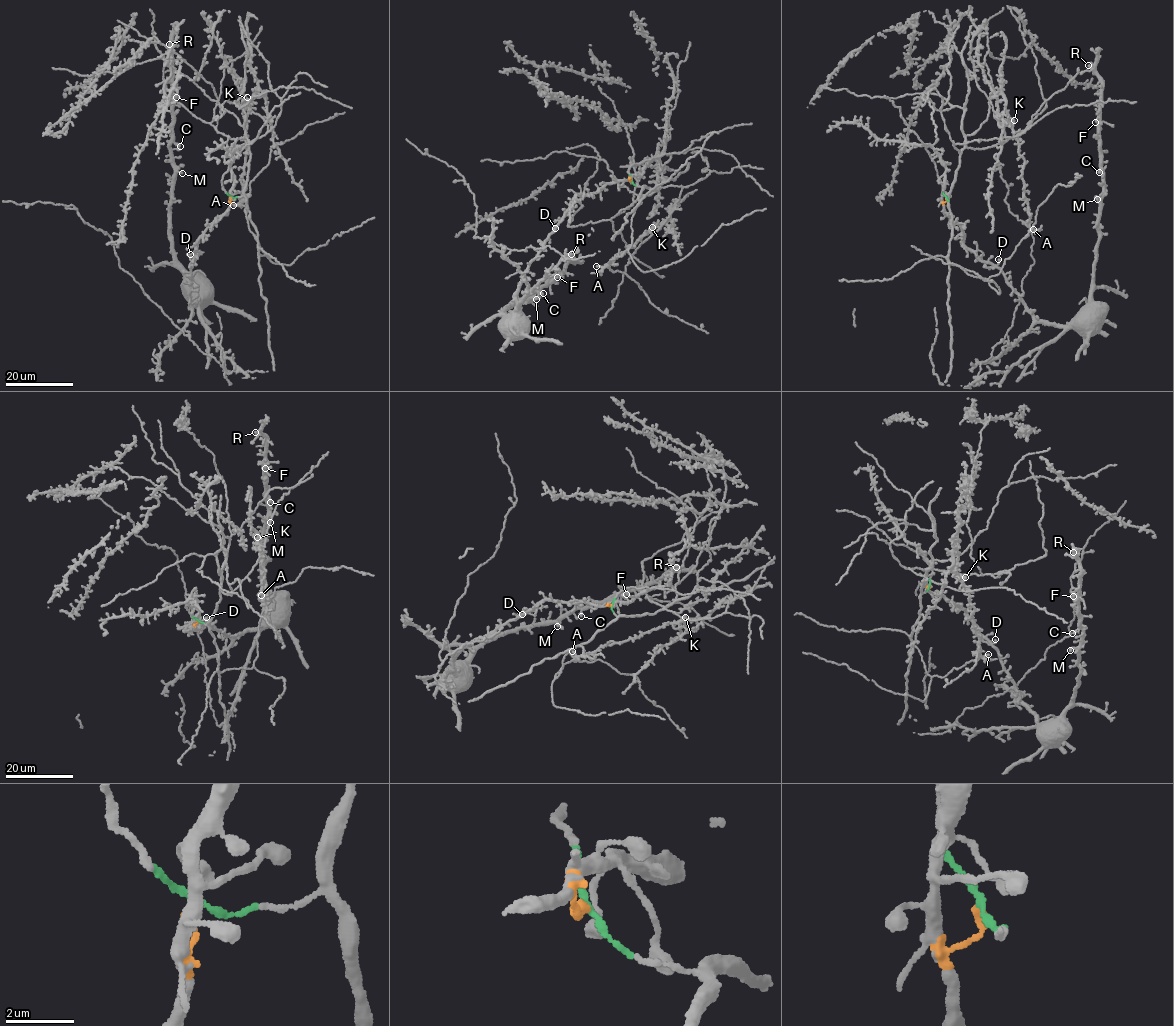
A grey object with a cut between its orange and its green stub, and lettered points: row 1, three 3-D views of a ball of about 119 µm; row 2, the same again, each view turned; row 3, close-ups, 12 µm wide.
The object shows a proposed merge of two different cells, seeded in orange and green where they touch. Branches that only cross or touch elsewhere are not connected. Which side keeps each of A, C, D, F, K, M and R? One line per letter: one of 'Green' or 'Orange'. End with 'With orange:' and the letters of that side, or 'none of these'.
A: Green
C: Orange
D: Orange
F: Orange
K: Green
M: Orange
R: Orange
With orange: C, D, F, M, R

